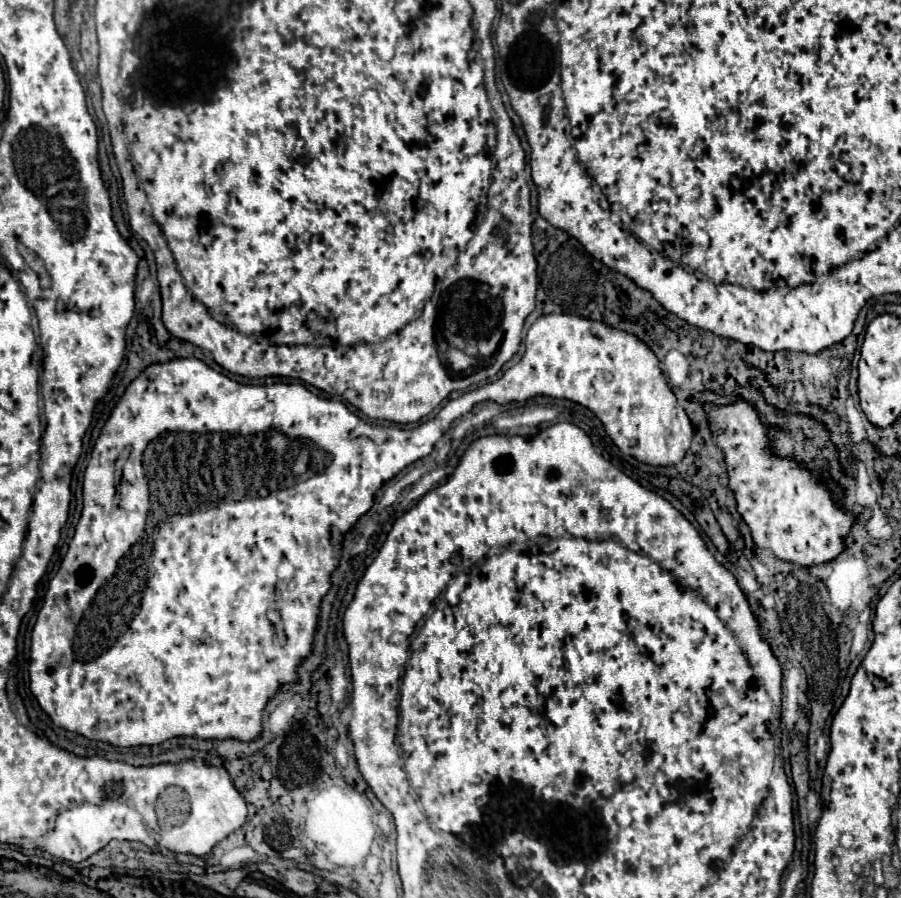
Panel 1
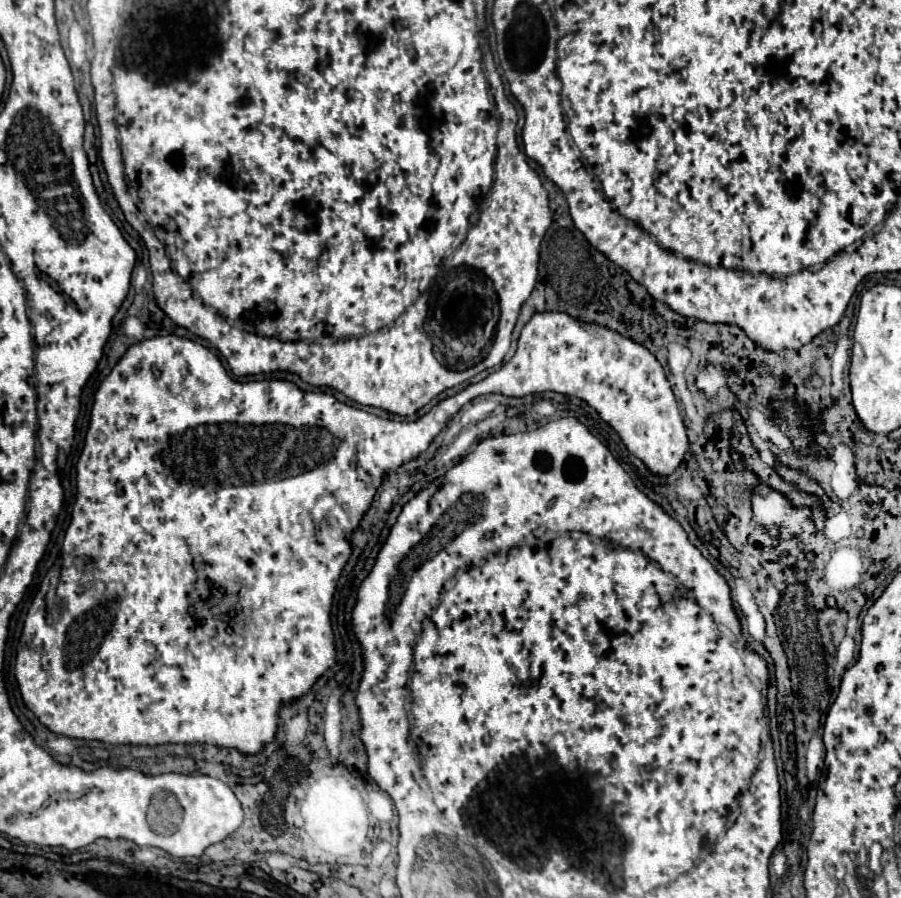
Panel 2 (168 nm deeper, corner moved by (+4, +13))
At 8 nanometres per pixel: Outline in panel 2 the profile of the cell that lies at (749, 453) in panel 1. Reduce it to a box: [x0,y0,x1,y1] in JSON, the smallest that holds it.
[753,487,817,539]

